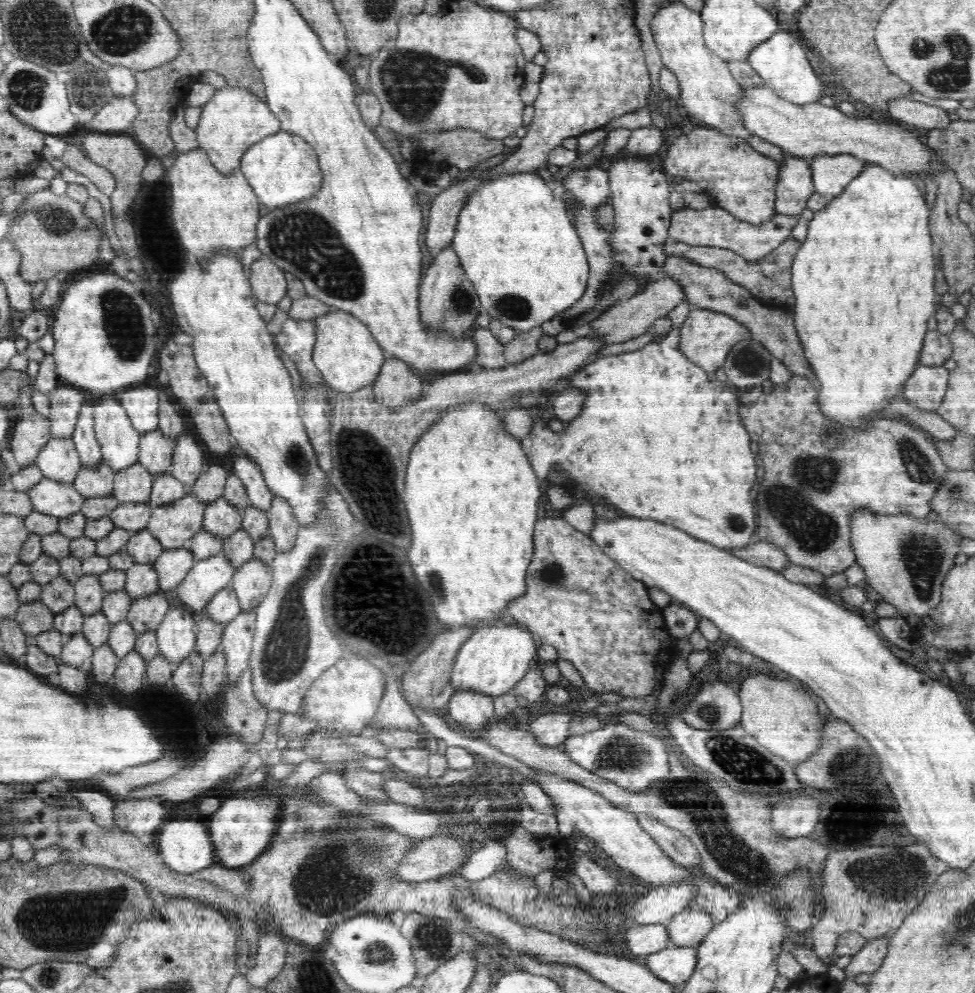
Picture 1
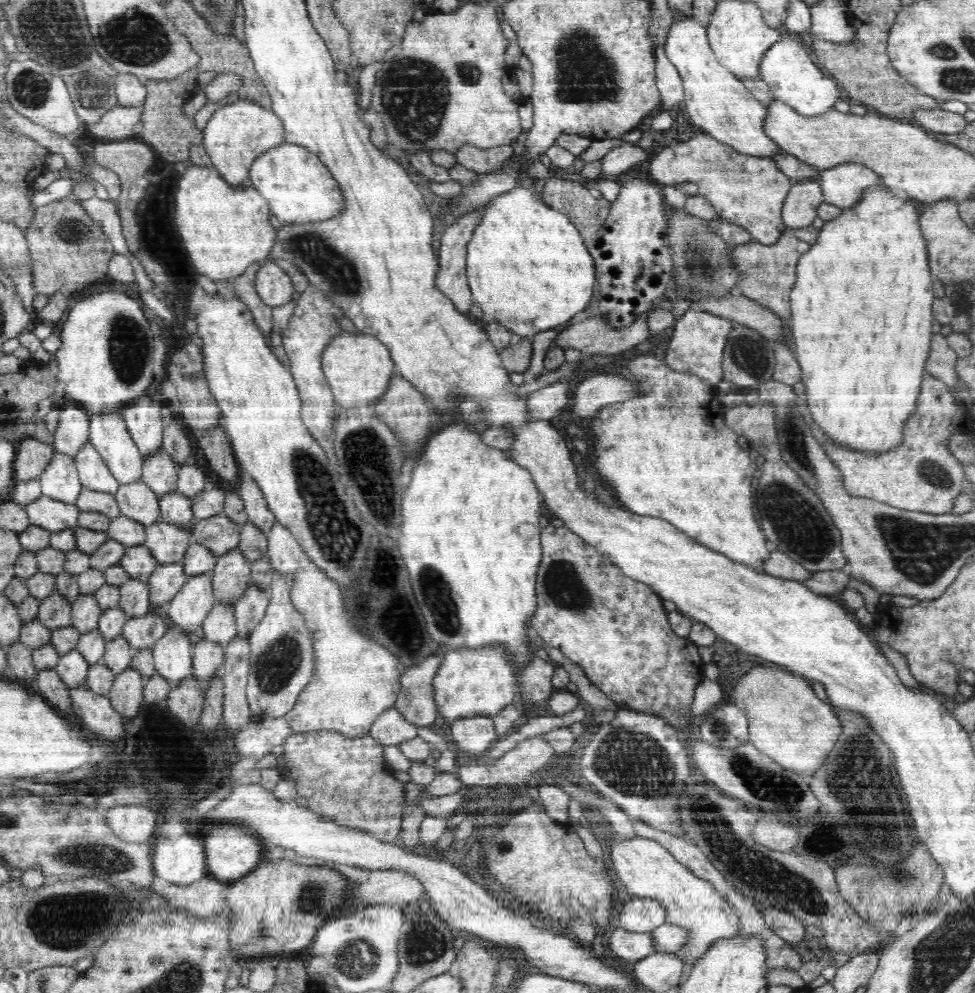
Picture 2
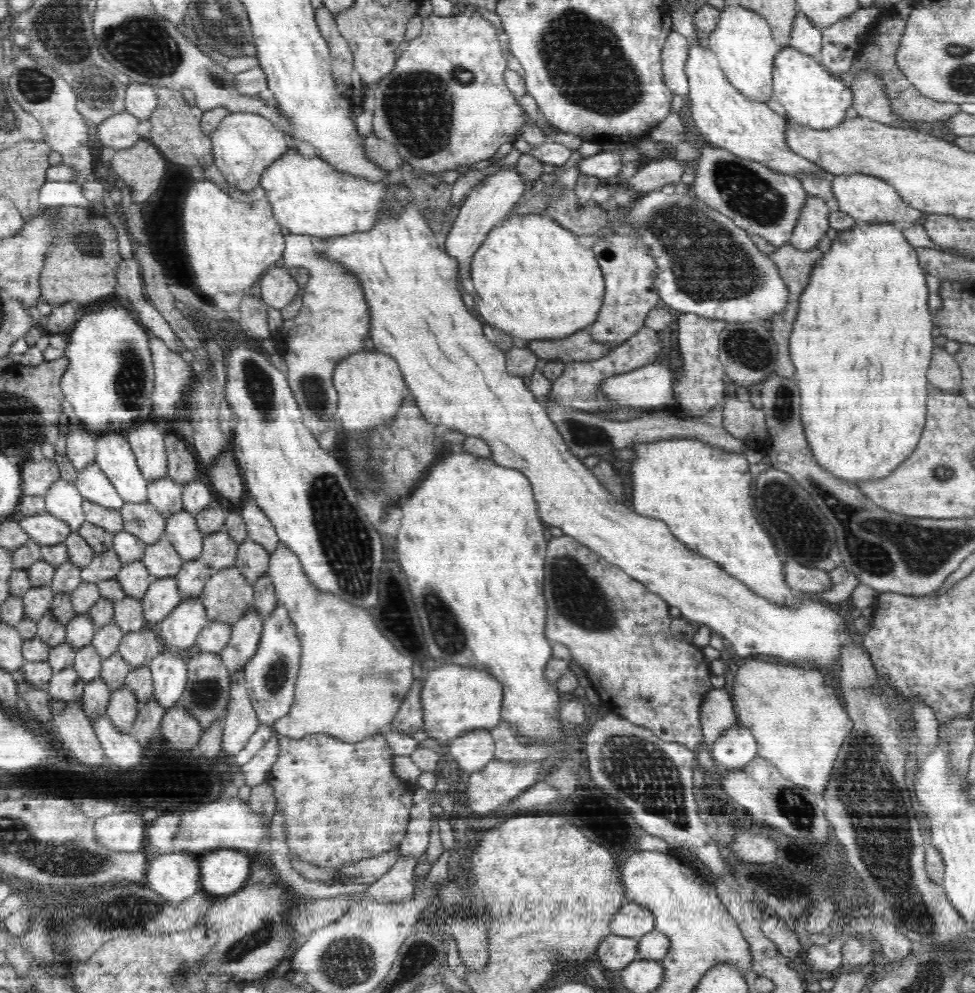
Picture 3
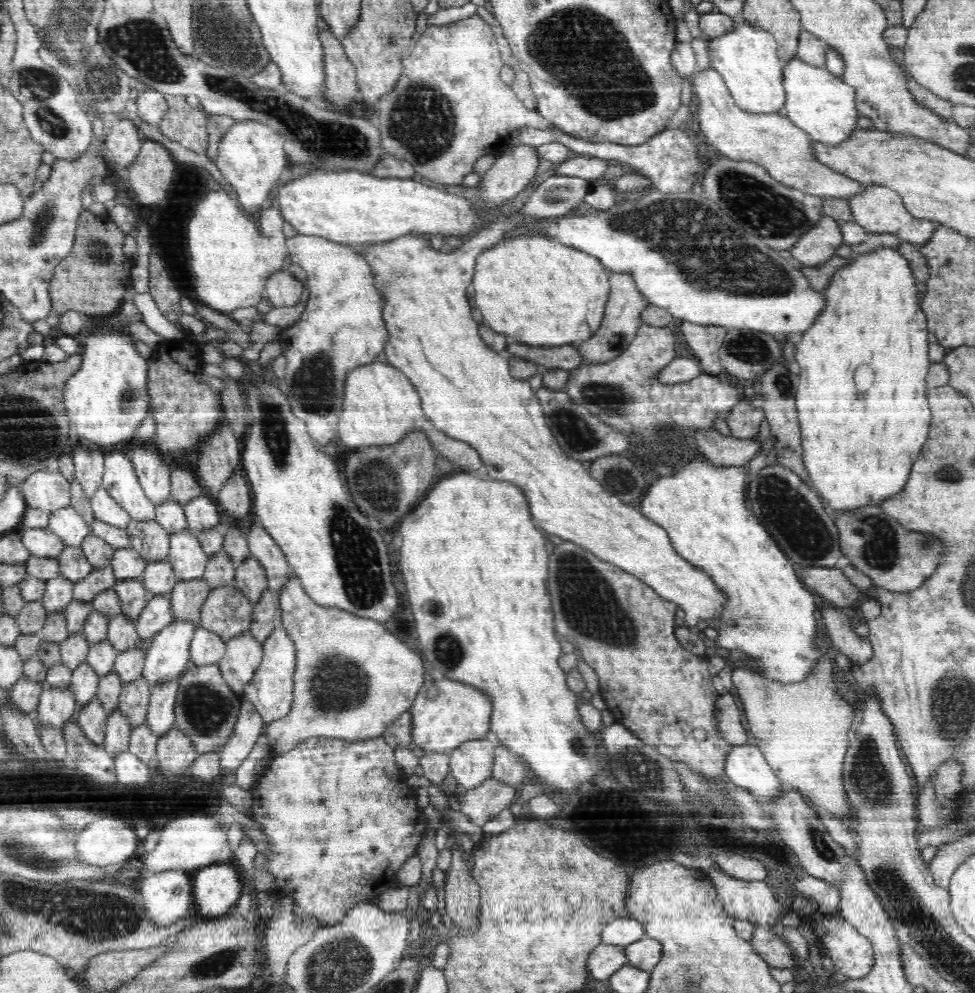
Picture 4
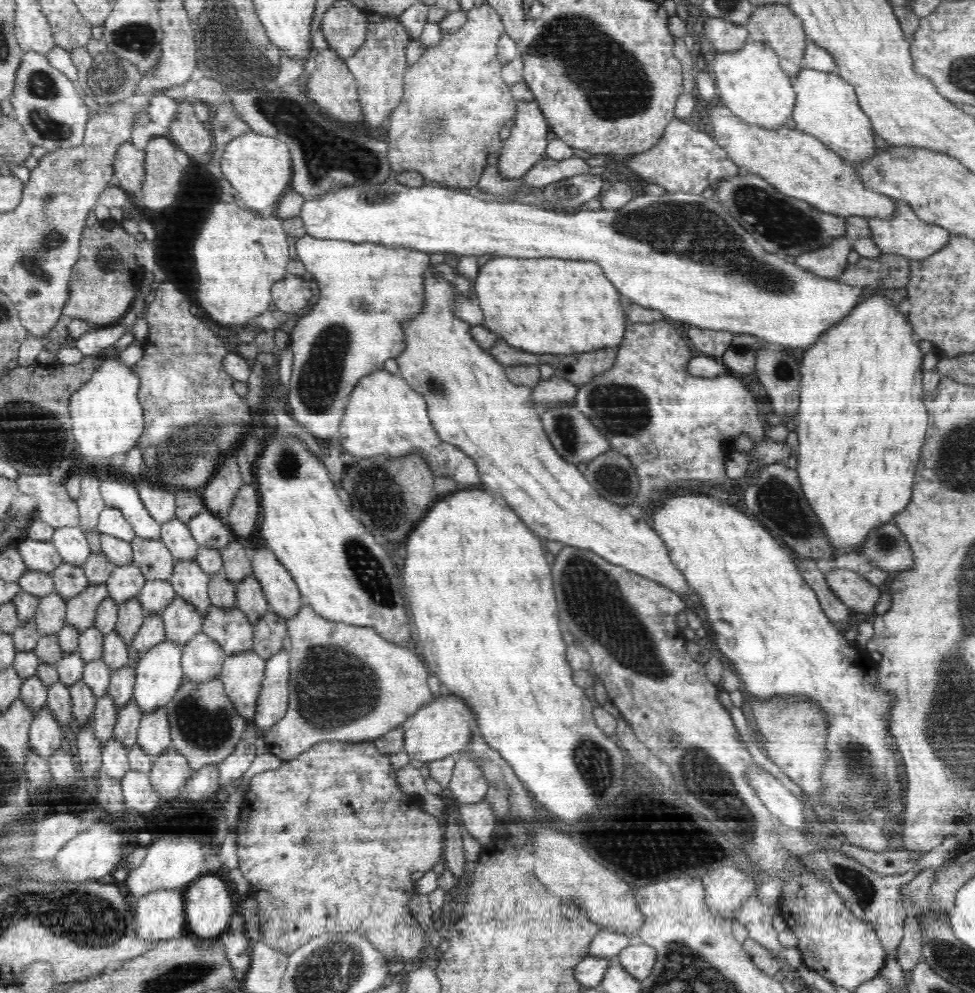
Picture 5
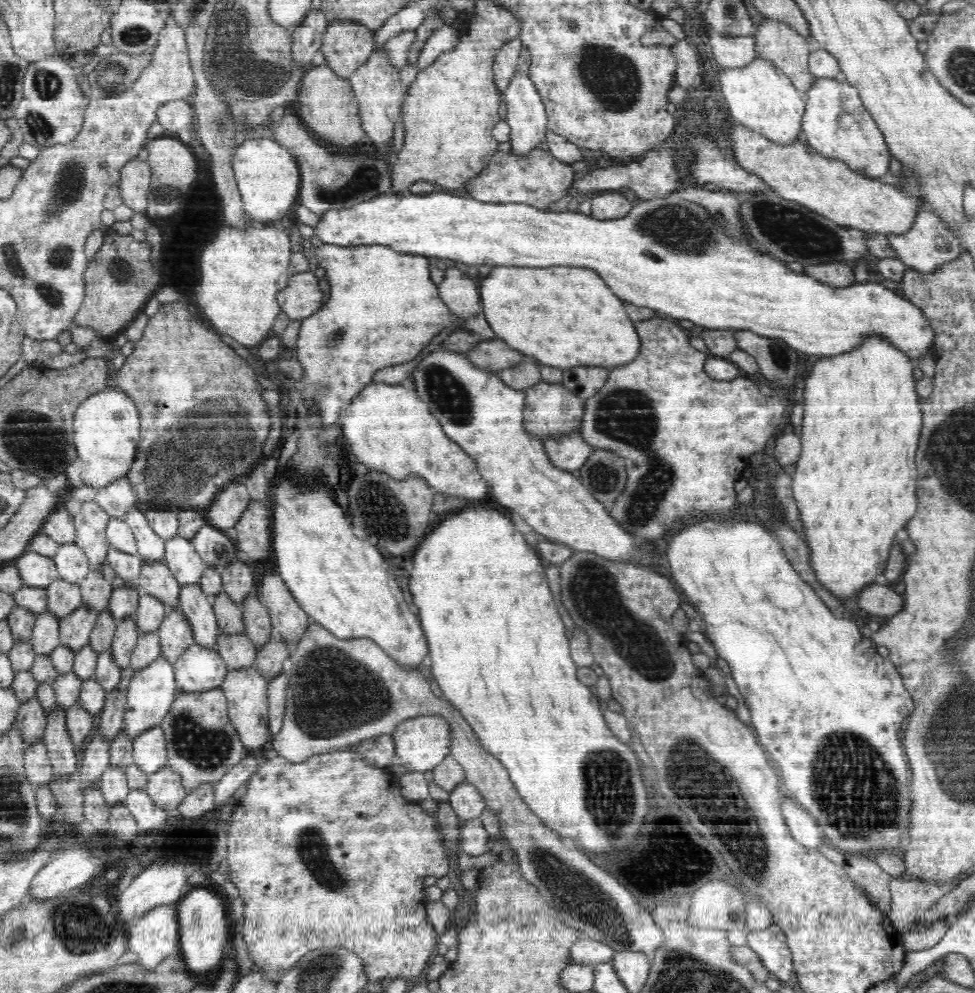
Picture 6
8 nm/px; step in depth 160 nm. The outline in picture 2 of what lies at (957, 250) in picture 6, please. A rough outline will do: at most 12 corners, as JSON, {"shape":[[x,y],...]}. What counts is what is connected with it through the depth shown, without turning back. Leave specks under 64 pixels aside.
{"shape":[[858,163],[819,174],[825,202],[844,210],[866,191],[888,191]]}

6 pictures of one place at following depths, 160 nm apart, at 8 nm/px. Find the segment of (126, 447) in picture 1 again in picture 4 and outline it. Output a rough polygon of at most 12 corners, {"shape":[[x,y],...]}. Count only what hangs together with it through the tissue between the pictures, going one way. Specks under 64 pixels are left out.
{"shape":[[127,451],[104,456],[101,487],[136,523],[155,520]]}

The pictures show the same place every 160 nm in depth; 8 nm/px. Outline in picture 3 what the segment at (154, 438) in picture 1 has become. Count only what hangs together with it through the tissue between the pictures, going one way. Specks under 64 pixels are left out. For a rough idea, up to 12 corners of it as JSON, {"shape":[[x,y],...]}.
{"shape":[[148,482],[148,502],[163,519],[183,508],[183,486]]}

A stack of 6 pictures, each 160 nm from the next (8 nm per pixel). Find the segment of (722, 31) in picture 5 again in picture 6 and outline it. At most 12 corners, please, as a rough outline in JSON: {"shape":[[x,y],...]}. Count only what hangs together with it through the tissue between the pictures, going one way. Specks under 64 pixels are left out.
{"shape":[[709,29],[721,69],[744,68],[757,57],[753,37]]}

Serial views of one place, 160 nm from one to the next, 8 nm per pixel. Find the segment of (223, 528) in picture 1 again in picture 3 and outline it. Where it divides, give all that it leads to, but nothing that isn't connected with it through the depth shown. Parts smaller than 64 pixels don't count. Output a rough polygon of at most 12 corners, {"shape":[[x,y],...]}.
{"shape":[[226,532],[205,536],[199,561],[234,568],[239,544]]}

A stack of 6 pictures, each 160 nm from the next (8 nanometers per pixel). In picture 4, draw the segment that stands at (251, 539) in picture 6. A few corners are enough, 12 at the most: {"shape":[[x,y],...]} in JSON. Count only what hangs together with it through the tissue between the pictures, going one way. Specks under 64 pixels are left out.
{"shape":[[239,467],[215,495],[232,518],[252,510],[247,475]]}

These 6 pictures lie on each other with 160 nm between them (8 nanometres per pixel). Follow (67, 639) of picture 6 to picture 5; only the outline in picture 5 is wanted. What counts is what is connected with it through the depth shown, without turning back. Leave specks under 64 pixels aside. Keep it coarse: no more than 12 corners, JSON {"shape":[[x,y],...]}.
{"shape":[[106,583],[88,585],[67,602],[65,623],[78,633],[95,624],[109,597]]}

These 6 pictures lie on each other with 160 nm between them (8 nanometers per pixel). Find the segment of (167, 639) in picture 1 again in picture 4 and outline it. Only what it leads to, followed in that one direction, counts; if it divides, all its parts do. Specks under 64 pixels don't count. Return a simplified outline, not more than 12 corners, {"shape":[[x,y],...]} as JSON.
{"shape":[[179,680],[152,688],[145,722],[158,738],[175,726]]}

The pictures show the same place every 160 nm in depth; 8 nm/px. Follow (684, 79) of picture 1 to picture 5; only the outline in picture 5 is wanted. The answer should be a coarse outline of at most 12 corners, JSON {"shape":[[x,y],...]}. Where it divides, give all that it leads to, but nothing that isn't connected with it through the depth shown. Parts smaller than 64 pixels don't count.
{"shape":[[709,109],[712,136],[747,172],[826,214],[894,218],[894,199],[786,126]]}

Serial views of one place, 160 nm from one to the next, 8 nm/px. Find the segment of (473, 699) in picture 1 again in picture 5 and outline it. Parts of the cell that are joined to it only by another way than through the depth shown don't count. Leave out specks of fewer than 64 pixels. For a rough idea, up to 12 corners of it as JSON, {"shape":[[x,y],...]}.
{"shape":[[465,751],[448,789],[460,804],[478,802],[489,790],[482,770]]}

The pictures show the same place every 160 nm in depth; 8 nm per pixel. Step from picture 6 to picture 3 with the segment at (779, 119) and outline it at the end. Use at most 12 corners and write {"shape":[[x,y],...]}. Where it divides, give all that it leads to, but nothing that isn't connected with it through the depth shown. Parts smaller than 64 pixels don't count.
{"shape":[[725,5],[705,35],[731,87],[773,94],[781,48],[763,16]]}

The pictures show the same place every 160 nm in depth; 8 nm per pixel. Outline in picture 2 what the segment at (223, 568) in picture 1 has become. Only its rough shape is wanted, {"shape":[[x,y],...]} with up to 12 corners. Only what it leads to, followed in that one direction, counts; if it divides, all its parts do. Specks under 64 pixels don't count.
{"shape":[[212,573],[188,578],[169,601],[183,634],[203,624],[216,602]]}

